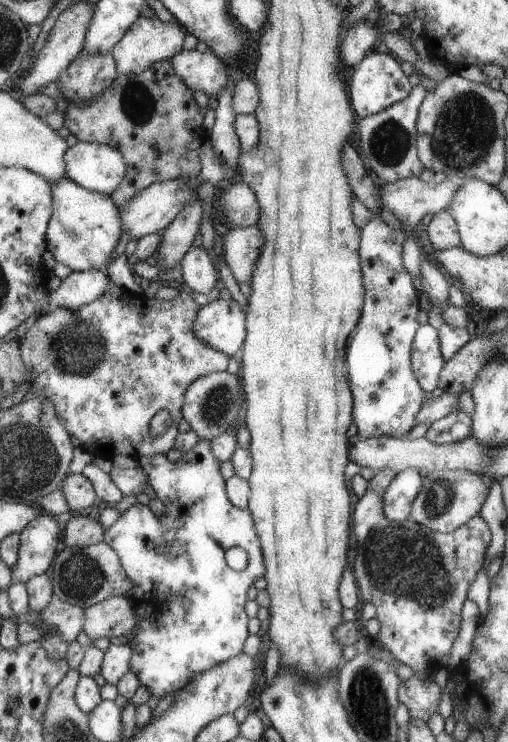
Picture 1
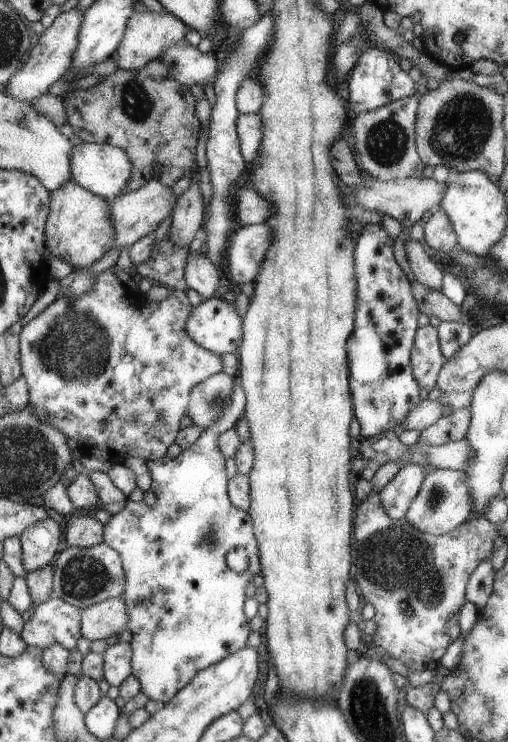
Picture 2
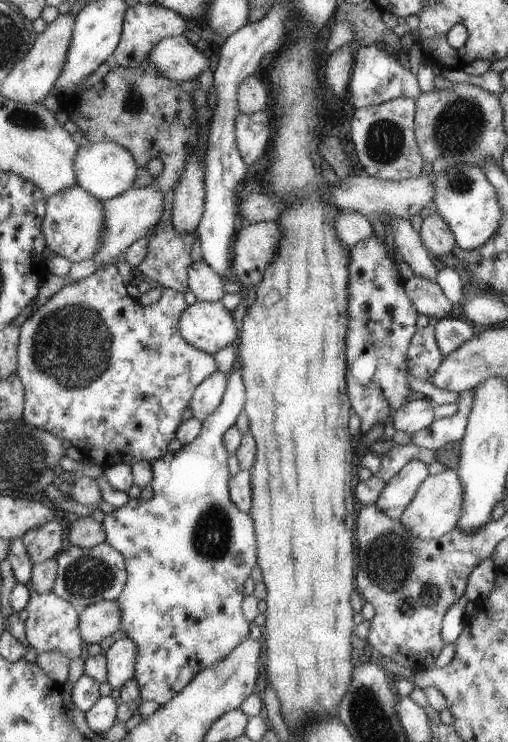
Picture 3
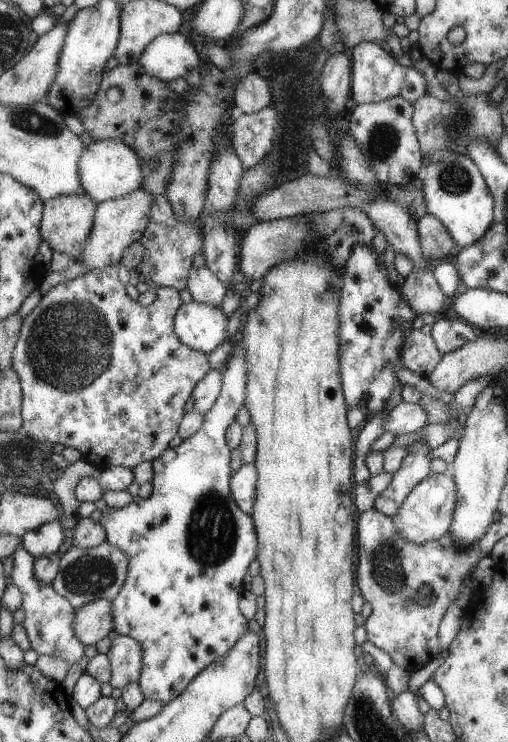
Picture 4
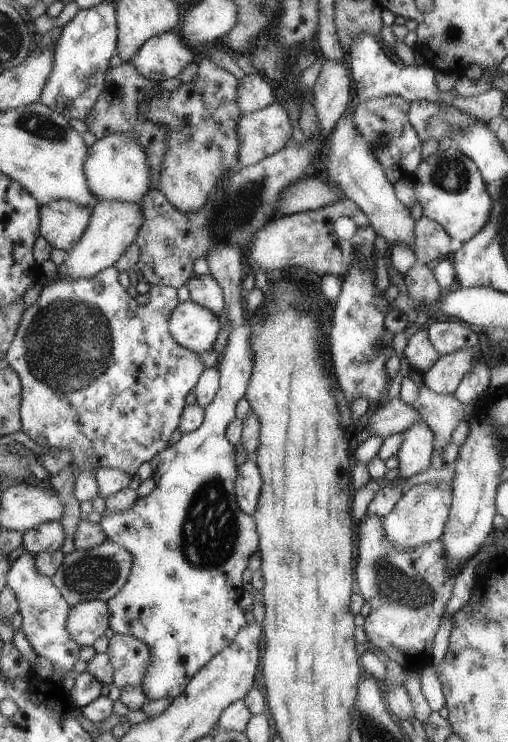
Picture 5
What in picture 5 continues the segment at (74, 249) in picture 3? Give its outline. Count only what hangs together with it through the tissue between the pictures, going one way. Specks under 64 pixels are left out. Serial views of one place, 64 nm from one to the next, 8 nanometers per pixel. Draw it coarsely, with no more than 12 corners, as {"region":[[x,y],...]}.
{"region":[[57,199],[40,209],[39,234],[69,252],[91,208]]}

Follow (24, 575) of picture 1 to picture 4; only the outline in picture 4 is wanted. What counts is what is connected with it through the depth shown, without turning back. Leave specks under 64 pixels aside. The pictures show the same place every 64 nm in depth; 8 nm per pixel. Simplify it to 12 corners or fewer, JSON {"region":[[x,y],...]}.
{"region":[[55,519],[25,532],[20,545],[34,558],[53,554],[63,540]]}

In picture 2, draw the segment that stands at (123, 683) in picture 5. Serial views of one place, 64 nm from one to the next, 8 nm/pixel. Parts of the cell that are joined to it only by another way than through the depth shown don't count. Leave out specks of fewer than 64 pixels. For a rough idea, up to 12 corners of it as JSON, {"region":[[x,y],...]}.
{"region":[[119,641],[102,652],[102,677],[118,687],[130,675],[133,649]]}

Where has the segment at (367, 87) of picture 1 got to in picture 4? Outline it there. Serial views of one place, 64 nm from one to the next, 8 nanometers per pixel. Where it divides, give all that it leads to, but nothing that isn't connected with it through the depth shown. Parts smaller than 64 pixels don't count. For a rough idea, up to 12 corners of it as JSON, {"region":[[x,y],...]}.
{"region":[[375,42],[348,50],[353,104],[426,92],[412,66]]}

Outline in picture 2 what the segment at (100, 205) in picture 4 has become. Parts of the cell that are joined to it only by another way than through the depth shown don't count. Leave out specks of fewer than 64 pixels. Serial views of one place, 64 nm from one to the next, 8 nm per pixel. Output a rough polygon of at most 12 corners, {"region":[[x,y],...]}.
{"region":[[151,179],[110,203],[113,245],[133,244],[172,214],[177,196]]}

